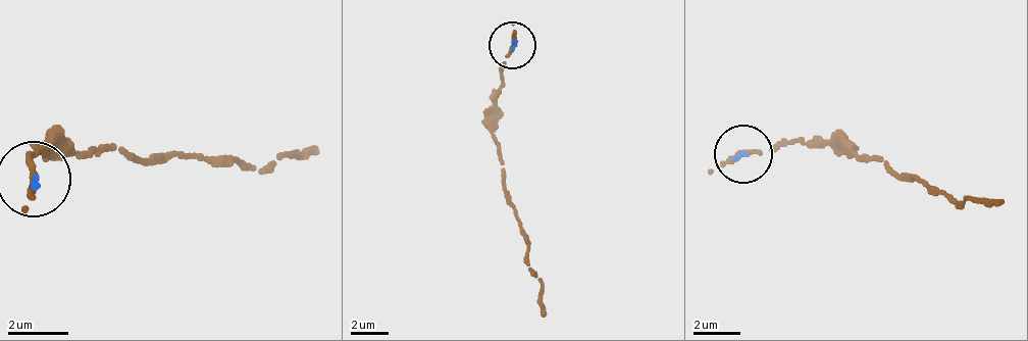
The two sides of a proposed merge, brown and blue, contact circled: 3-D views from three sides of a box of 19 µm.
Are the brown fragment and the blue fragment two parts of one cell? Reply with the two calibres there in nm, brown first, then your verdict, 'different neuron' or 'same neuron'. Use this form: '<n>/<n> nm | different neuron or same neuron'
260/150 nm | same neuron

